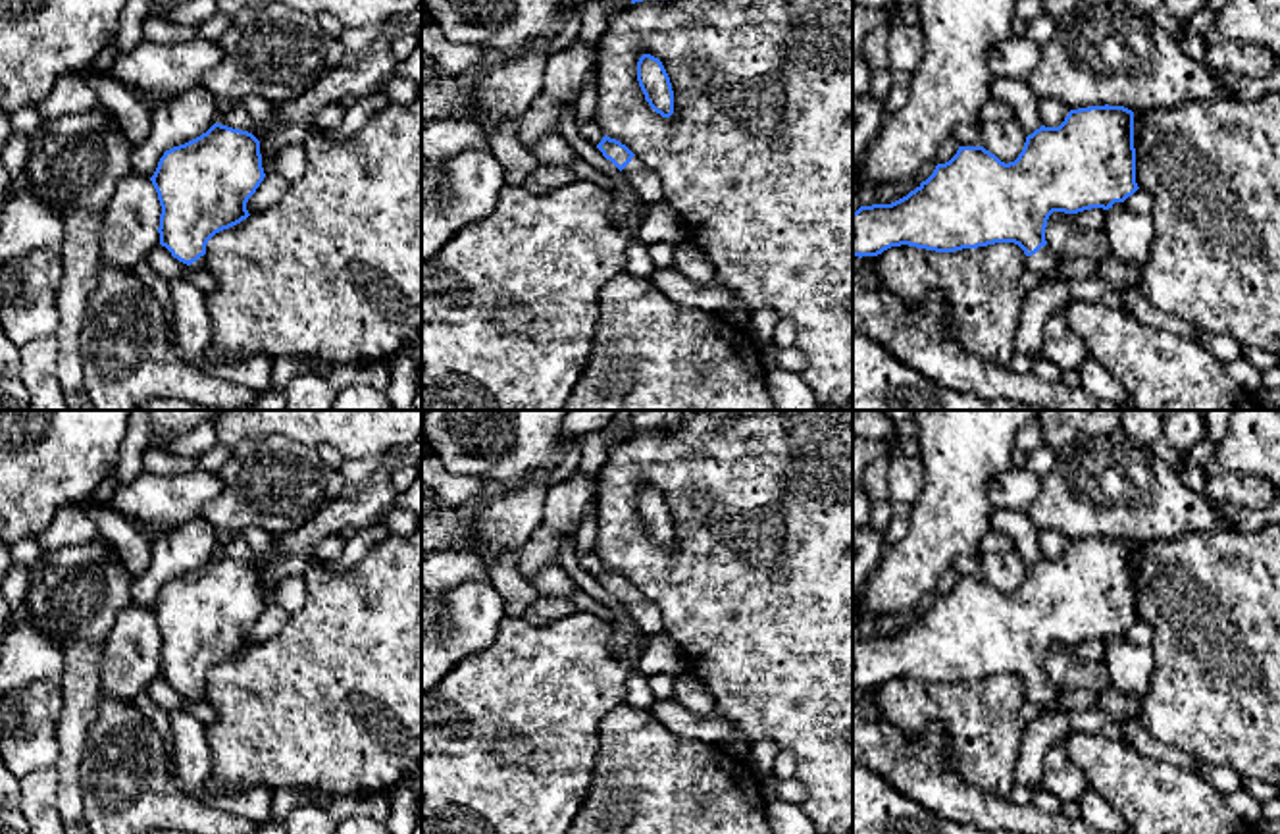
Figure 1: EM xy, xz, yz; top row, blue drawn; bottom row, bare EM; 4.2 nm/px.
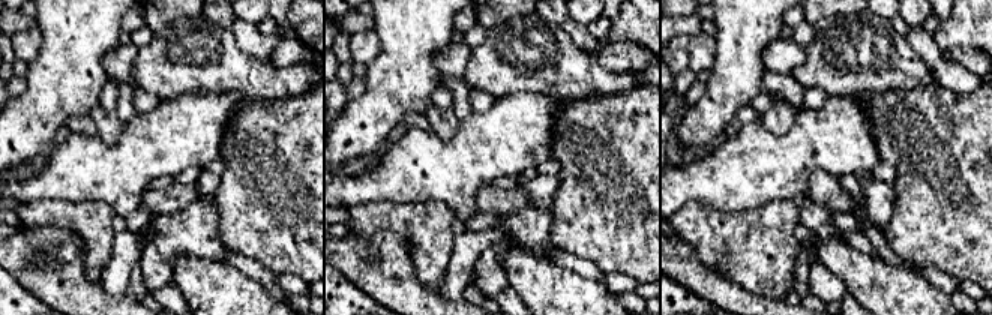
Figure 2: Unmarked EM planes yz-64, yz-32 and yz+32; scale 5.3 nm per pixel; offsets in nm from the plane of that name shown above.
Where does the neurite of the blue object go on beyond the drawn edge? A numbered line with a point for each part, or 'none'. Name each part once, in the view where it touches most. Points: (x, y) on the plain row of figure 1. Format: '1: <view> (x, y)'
1: yz (1044, 692)

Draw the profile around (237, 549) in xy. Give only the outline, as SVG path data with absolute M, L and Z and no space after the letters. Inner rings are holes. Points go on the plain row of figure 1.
M237 535L231 543L219 547L216 555L252 564L254 553L248 543Z

